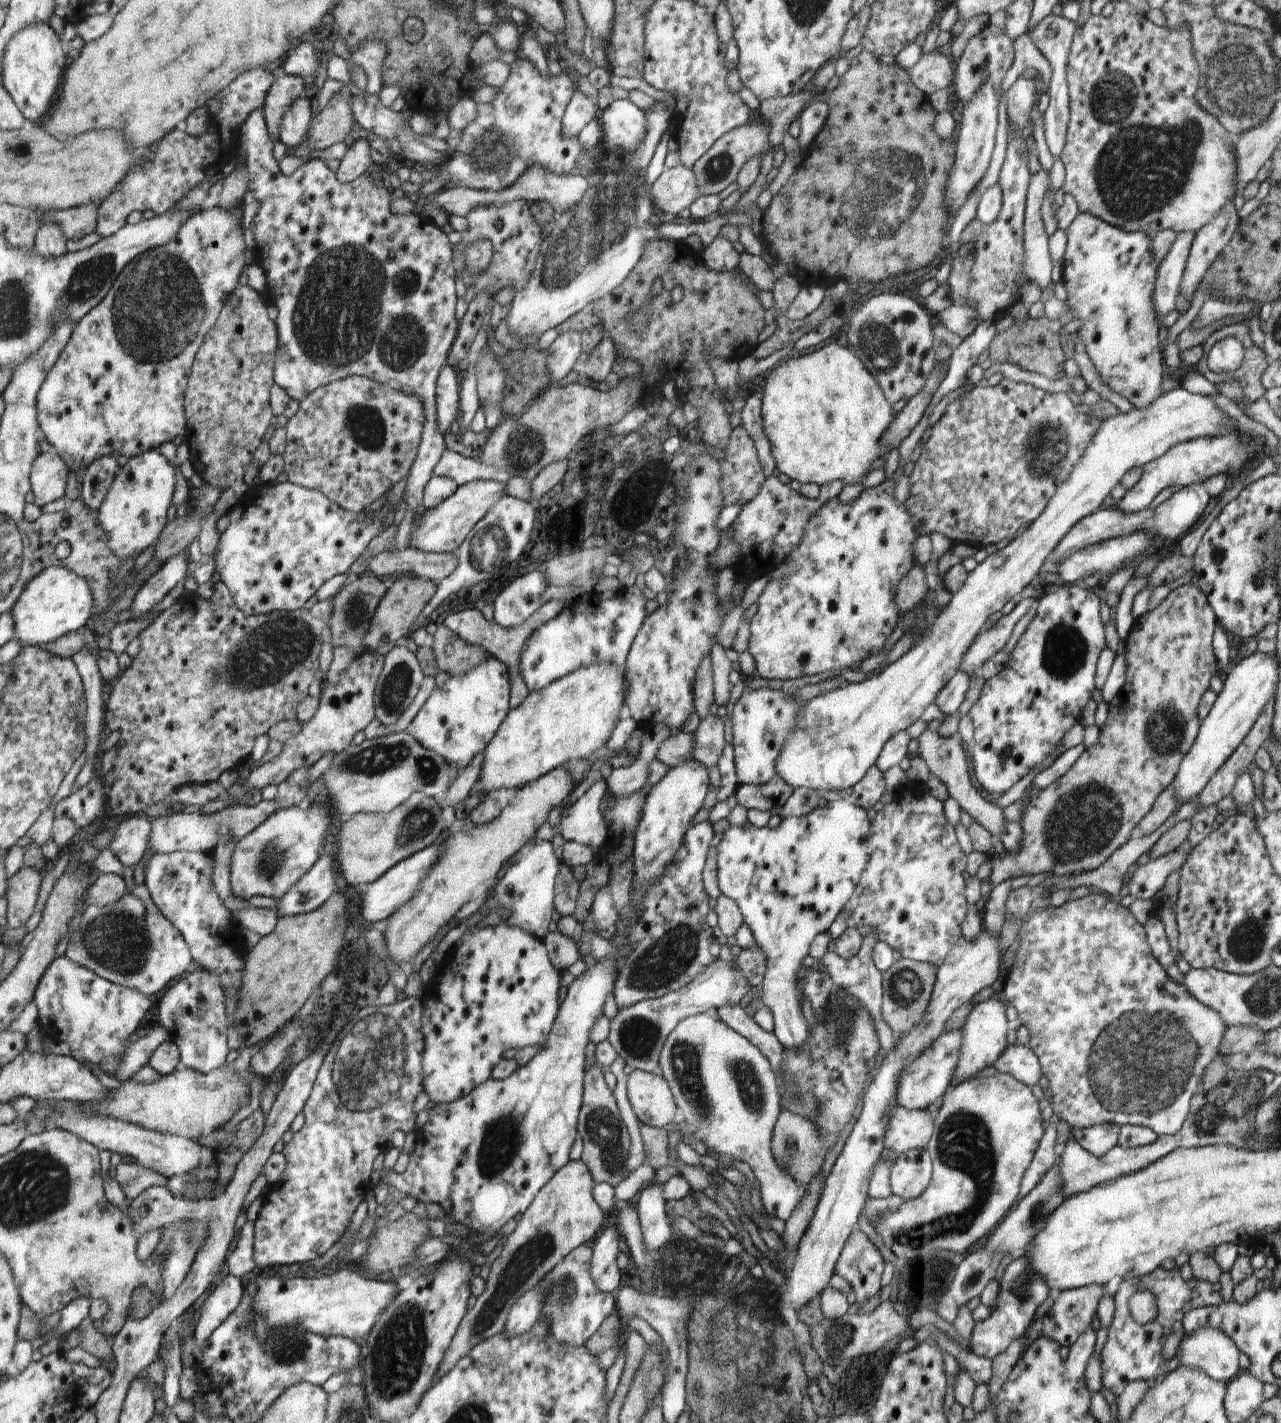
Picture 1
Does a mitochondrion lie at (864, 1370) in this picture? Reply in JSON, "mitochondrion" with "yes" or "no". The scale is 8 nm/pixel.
{"mitochondrion":"yes"}

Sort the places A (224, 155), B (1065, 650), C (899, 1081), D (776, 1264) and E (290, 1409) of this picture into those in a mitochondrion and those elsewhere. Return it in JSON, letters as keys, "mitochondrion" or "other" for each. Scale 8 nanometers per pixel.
{"A":"other","B":"mitochondrion","C":"other","D":"other","E":"other"}

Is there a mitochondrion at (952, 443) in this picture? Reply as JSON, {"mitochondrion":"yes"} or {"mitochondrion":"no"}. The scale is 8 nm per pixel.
{"mitochondrion":"no"}

